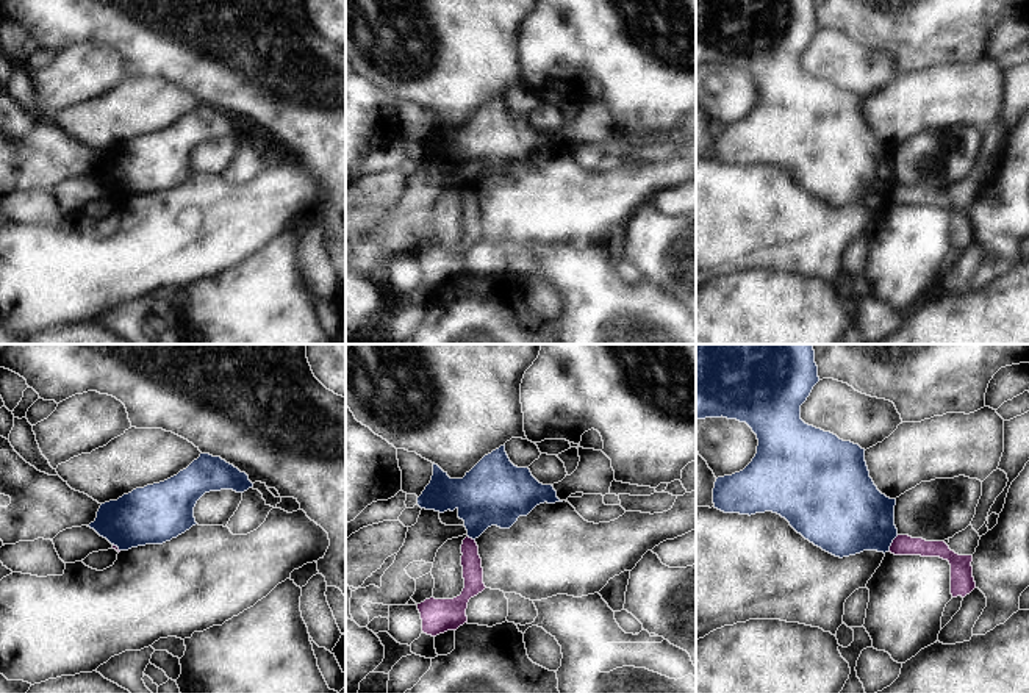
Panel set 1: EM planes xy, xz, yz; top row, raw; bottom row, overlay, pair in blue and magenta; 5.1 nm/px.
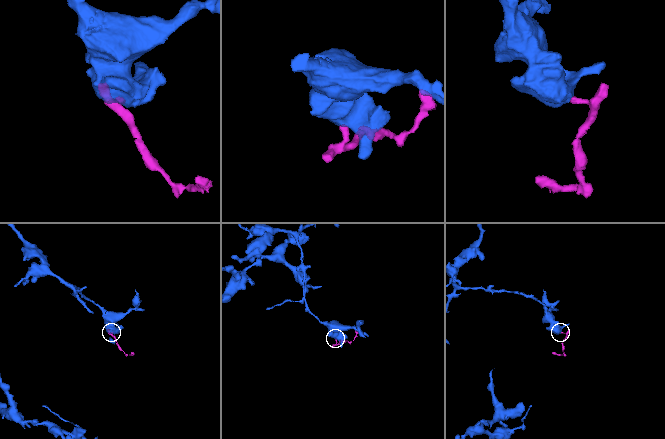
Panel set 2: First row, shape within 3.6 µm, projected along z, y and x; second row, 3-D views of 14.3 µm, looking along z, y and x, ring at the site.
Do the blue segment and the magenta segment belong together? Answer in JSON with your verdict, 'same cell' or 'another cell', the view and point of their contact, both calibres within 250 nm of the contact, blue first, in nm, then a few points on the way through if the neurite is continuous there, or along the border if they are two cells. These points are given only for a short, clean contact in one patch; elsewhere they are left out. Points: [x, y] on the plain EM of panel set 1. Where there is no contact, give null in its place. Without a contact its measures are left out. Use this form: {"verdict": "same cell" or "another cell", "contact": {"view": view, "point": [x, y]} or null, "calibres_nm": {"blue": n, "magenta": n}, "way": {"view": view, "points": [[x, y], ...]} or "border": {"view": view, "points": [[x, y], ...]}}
{"verdict": "another cell", "contact": {"view": "yz", "point": [892, 191]}, "calibres_nm": {"blue": 380, "magenta": 110}, "border": {"view": "yz", "points": [[898, 185], [887, 201]]}}

